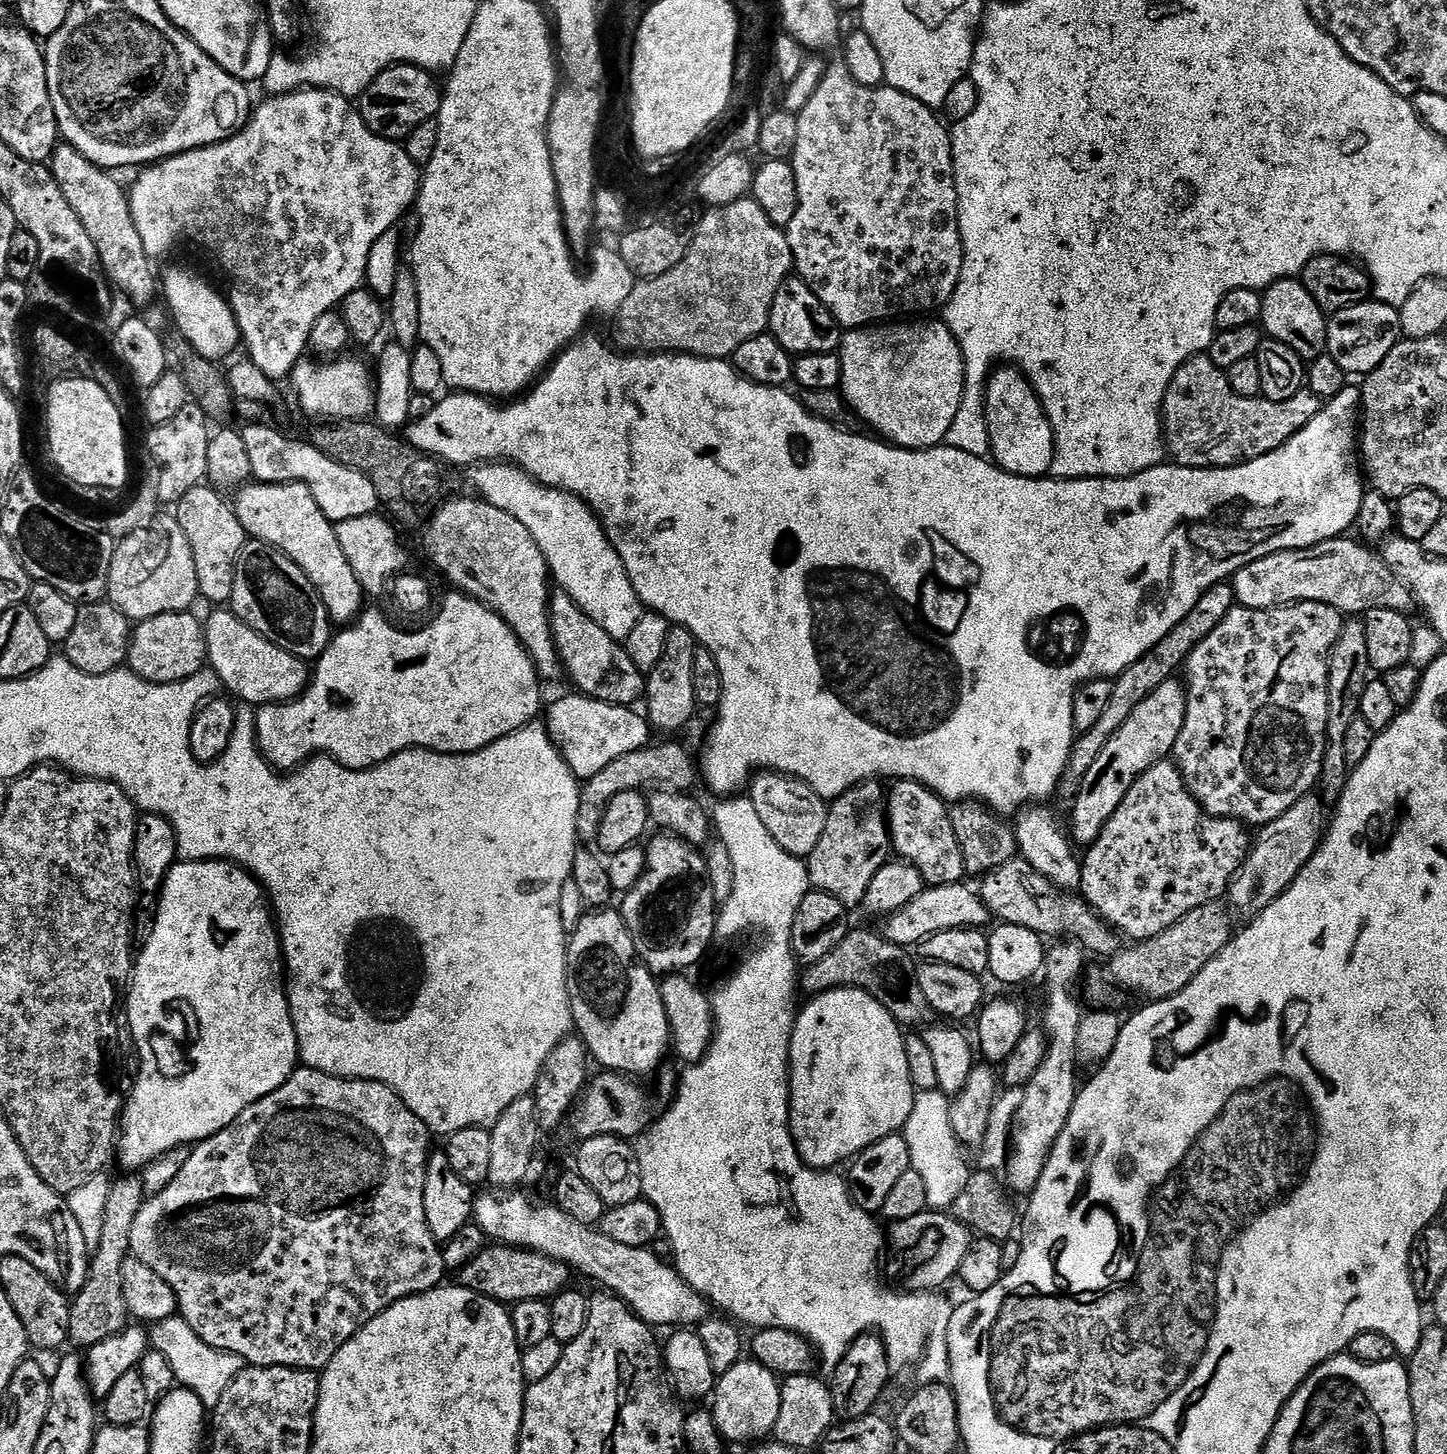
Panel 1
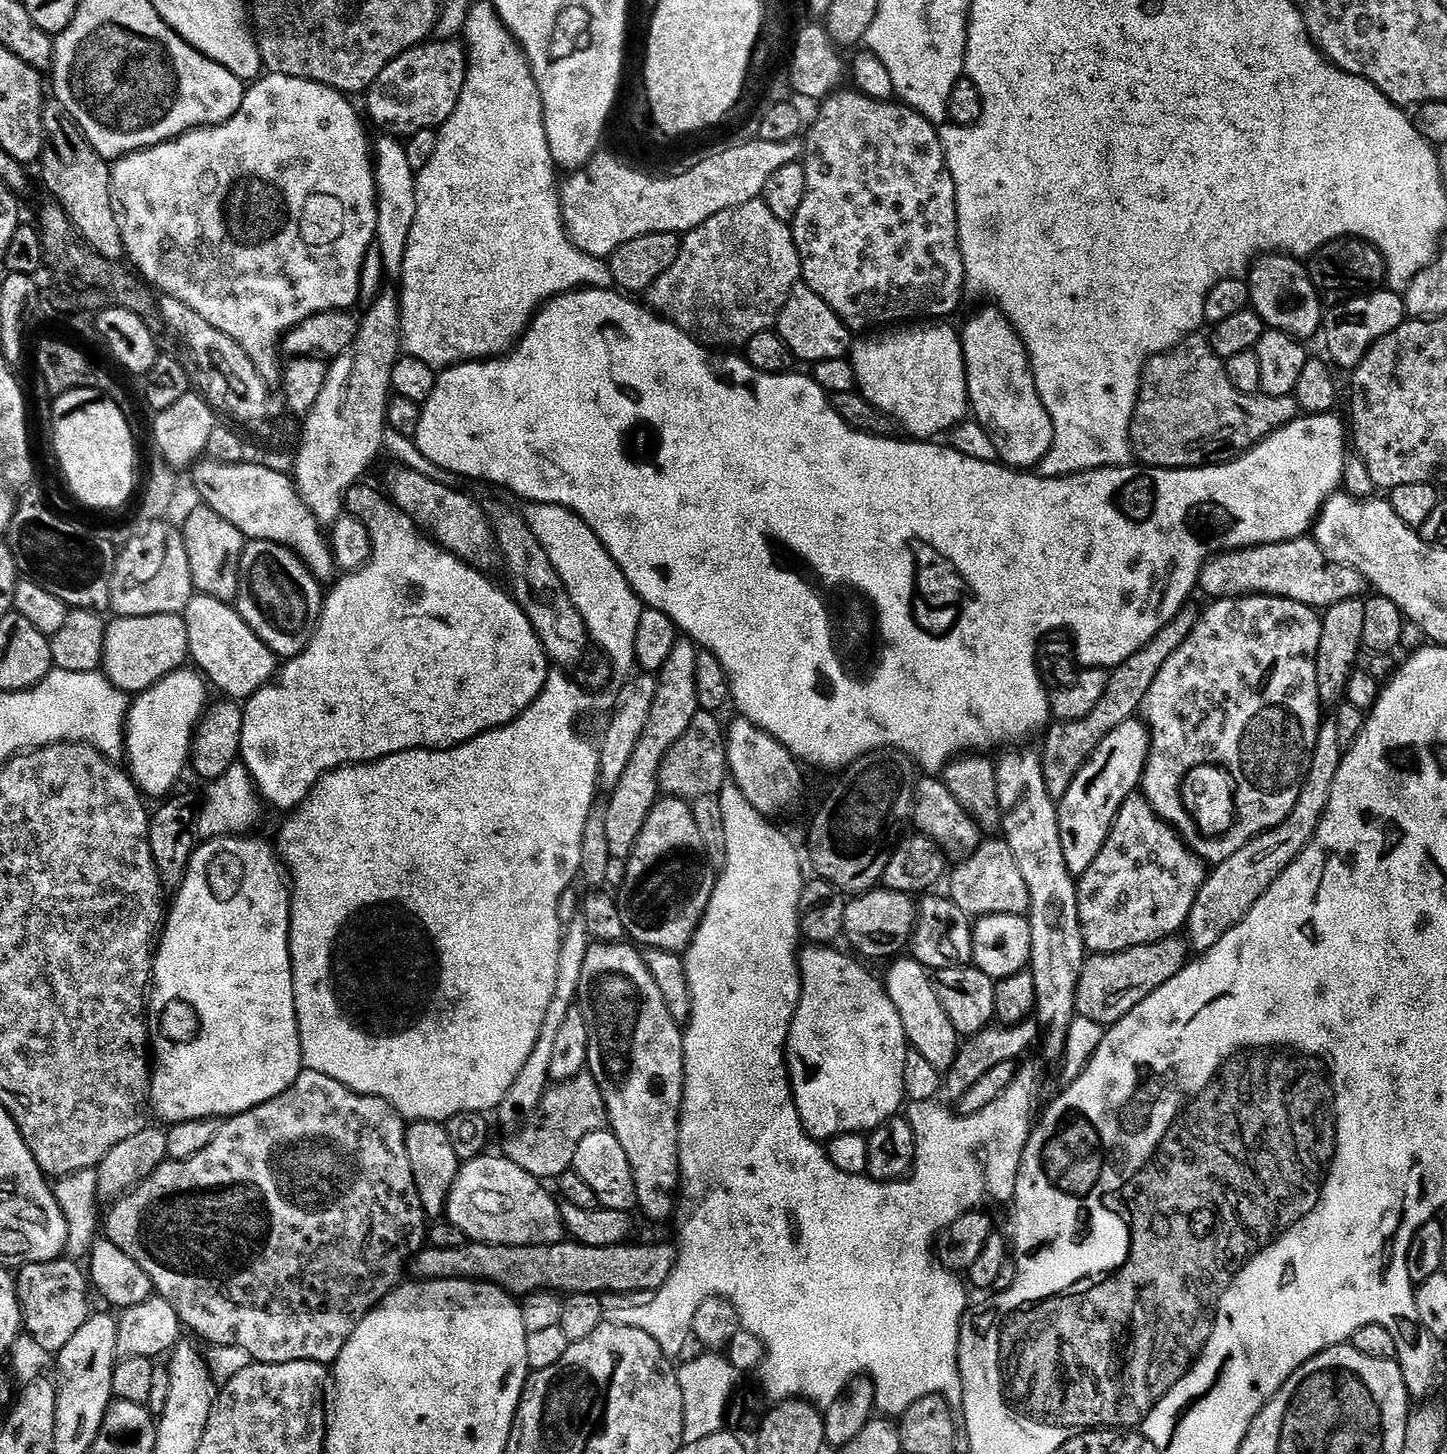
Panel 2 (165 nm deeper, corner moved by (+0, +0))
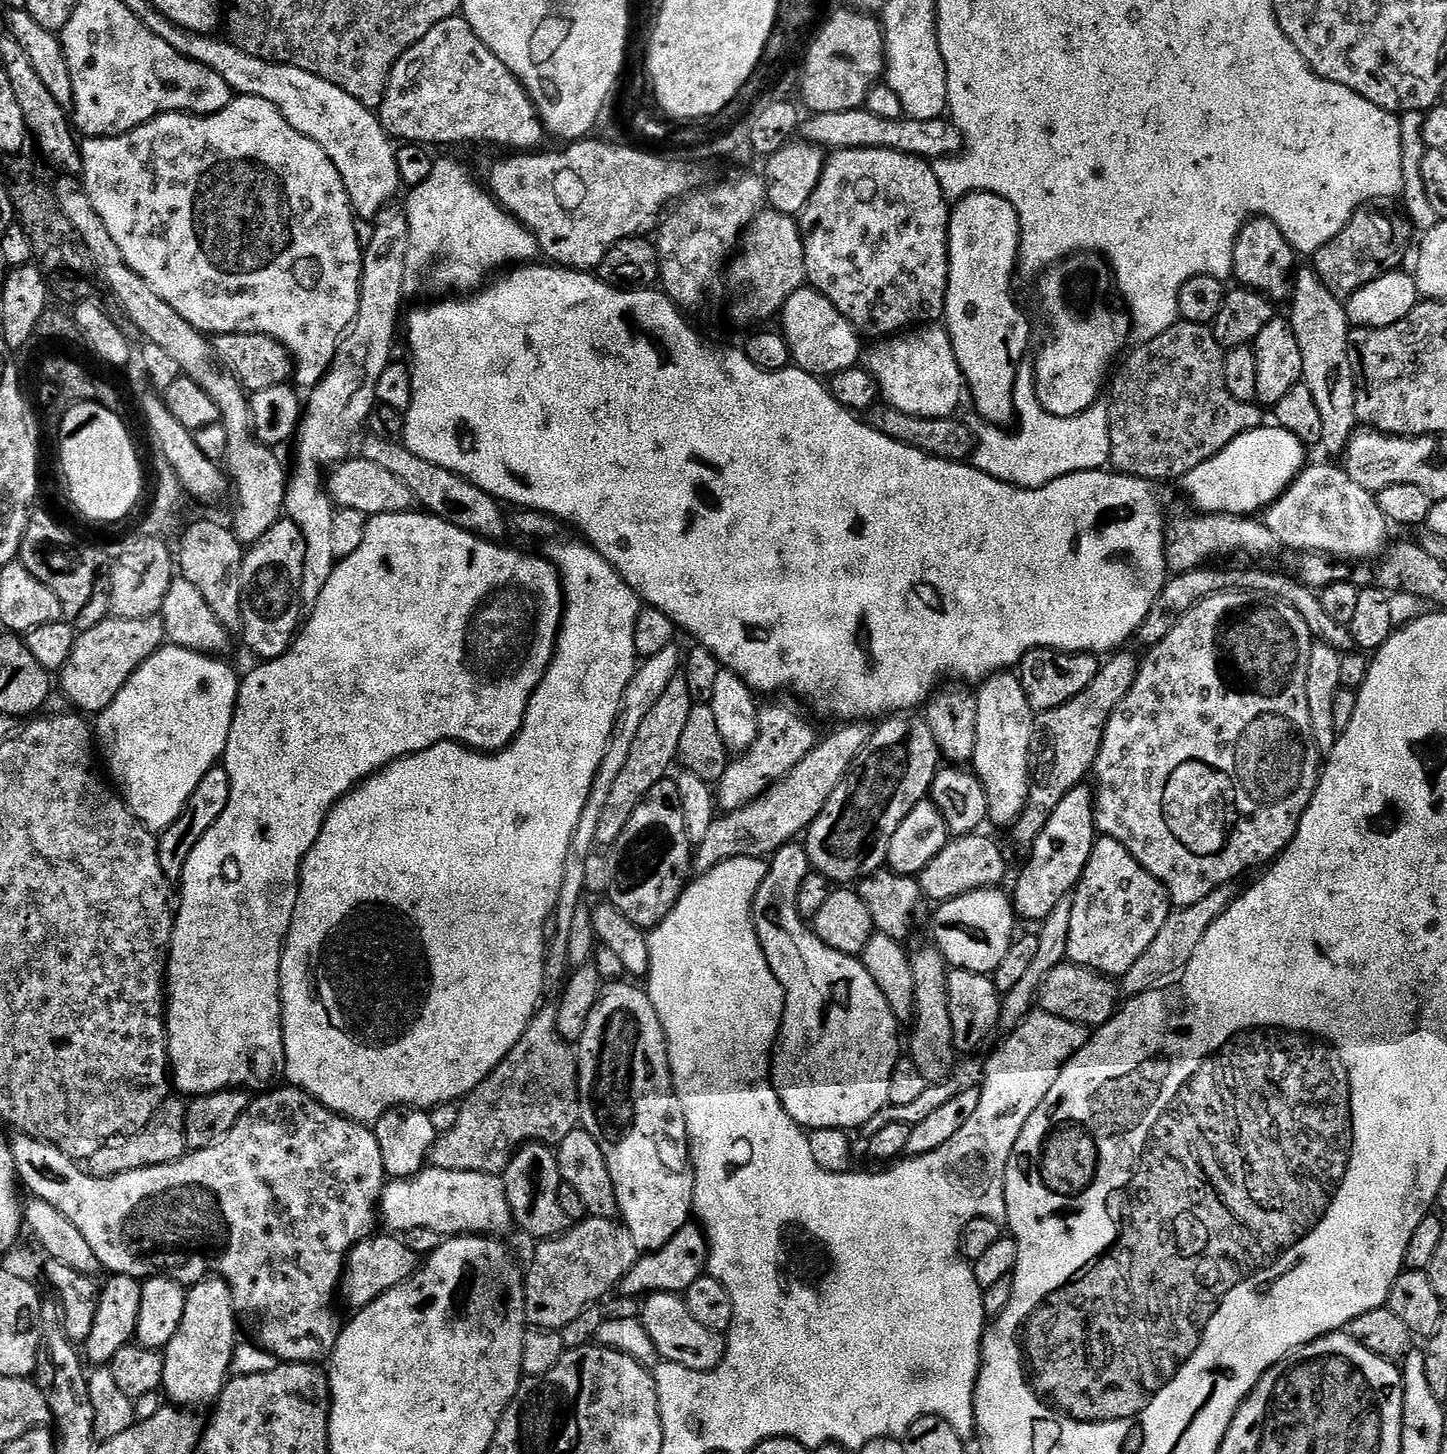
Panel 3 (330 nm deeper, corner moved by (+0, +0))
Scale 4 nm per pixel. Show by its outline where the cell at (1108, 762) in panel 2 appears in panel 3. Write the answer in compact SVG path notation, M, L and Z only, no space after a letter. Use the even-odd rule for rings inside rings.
M1088 786L1070 790L1062 802L1050 814L1044 829L1032 845L1028 861L1016 880L1016 896L1011 897L1013 909L1021 921L1036 920L1043 922L1058 906L1064 896L1069 895L1080 883L1086 862L1090 858L1092 848L1098 839L1096 814L1094 811L1094 792Z

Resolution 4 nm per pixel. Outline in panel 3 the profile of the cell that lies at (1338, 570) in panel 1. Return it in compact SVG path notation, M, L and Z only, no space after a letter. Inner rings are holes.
M1206 514L1204 518L1187 519L1185 528L1173 529L1170 539L1166 544L1166 559L1169 569L1177 573L1190 571L1201 567L1204 563L1212 562L1215 556L1232 556L1235 552L1245 552L1248 556L1268 556L1278 548L1276 535L1271 532L1259 519L1248 514Z

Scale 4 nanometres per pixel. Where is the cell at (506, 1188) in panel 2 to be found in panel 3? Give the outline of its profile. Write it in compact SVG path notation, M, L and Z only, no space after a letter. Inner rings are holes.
M428 1166L416 1176L389 1179L378 1197L379 1204L379 1219L385 1220L396 1234L415 1228L453 1228L451 1231L456 1234L465 1230L472 1234L488 1234L491 1228L513 1223L503 1179L491 1172L455 1172Z

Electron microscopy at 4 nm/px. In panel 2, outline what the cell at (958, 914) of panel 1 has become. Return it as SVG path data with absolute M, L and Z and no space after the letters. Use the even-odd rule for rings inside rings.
M883 886L853 895L844 906L843 939L848 939L861 952L861 957L884 961L895 957L899 953L896 951L909 943L914 927L916 908L912 900L907 892L892 892Z

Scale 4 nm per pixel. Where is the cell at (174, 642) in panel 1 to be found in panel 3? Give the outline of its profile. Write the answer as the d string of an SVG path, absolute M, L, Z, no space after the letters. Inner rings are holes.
M159 615L147 616L141 620L138 618L109 618L98 626L83 629L76 637L70 658L58 673L59 691L61 688L68 695L69 700L81 708L77 708L81 713L99 714L106 706L110 706L110 702L120 693L120 687L132 677L136 667L148 656L153 656L162 647L165 640L164 621Z

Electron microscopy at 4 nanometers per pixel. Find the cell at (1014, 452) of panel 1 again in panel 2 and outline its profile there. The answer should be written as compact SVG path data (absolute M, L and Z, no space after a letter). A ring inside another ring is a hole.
M995 306L976 312L960 332L971 415L1007 467L1028 470L1050 450L1054 426L1032 377L1028 351L1014 326Z

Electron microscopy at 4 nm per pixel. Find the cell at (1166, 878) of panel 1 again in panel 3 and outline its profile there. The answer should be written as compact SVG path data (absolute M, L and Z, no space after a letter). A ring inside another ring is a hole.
M1101 835L1074 889L1067 959L1109 978L1123 978L1146 954L1146 946L1162 930L1169 911L1168 892L1160 880L1150 875L1120 840Z

